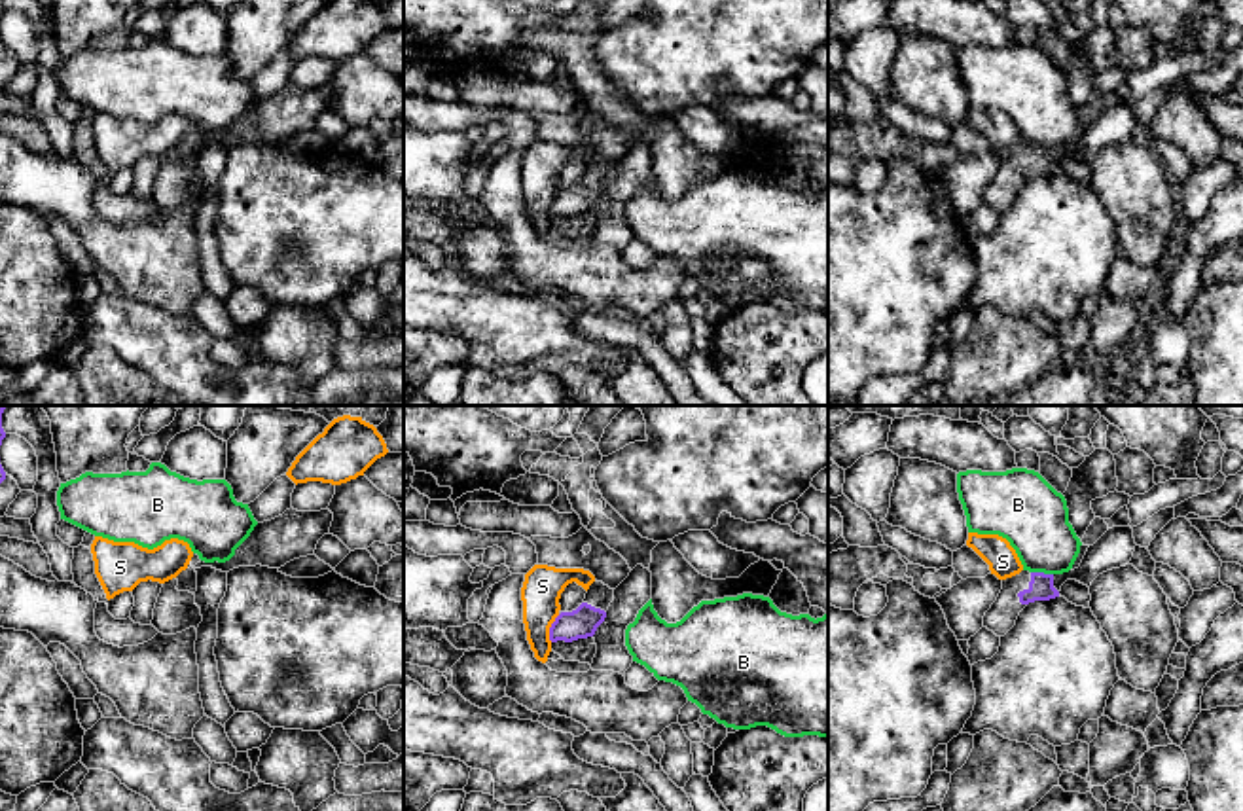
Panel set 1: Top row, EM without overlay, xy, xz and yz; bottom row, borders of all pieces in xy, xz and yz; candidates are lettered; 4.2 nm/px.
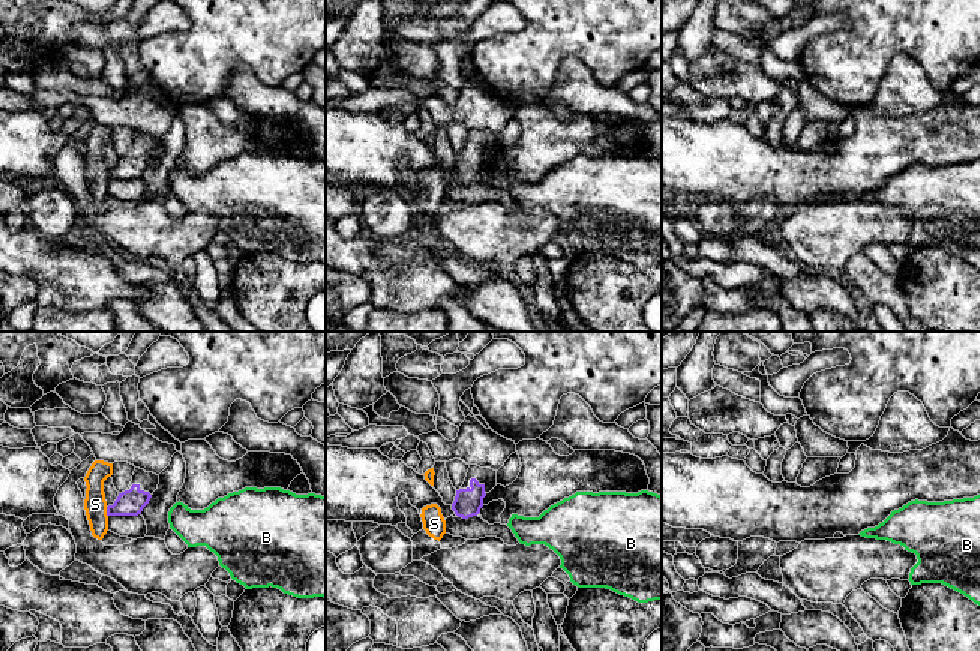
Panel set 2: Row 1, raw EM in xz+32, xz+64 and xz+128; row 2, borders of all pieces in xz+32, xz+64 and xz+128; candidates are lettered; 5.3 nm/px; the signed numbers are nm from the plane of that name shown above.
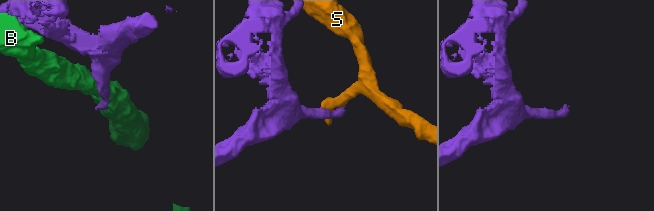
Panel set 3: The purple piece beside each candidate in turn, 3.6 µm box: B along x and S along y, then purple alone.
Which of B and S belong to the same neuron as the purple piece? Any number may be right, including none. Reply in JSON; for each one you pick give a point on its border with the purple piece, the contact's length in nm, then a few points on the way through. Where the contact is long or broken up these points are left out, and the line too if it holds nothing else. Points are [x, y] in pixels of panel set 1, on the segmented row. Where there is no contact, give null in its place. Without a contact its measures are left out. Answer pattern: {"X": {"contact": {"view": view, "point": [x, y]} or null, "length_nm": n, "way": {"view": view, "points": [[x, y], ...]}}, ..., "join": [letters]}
{"join": []}

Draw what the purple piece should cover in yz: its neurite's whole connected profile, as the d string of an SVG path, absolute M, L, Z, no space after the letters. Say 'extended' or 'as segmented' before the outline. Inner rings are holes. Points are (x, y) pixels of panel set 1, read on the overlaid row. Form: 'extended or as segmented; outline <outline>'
extended; outline M1021 570L1019 574L1002 580L997 601L983 616L983 627L997 637L1004 637L1016 625L1019 612L1029 603L1055 597L1059 597L1059 591L1054 587L1054 574Z

